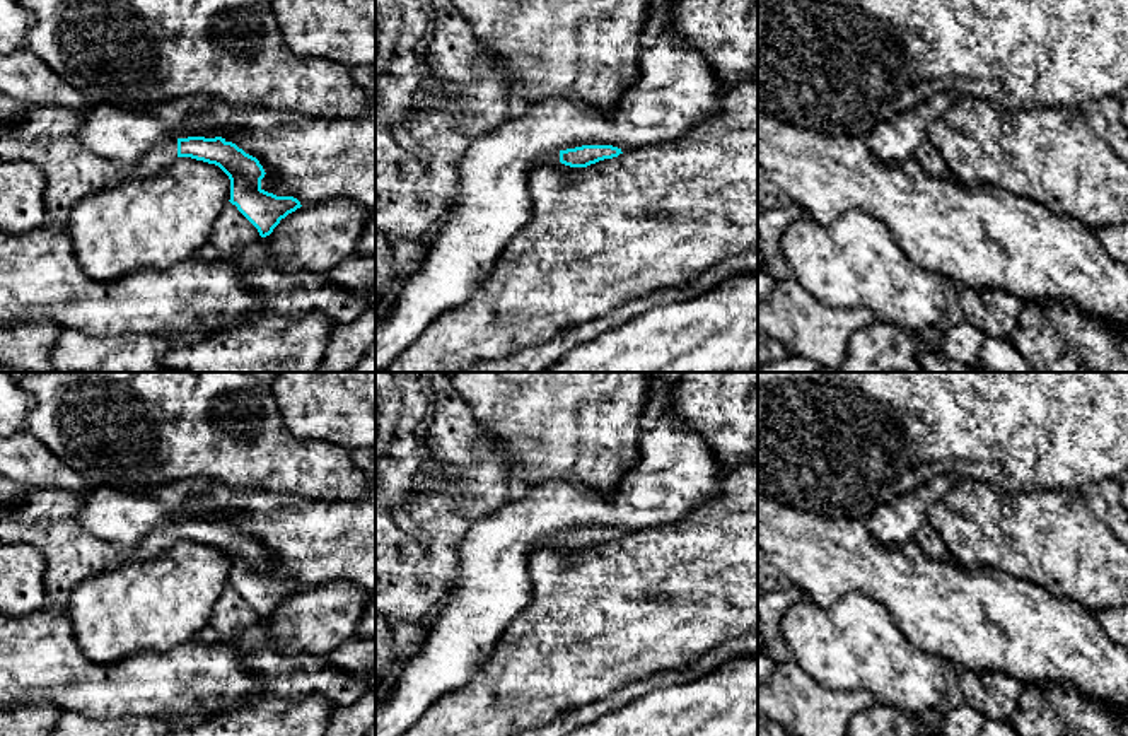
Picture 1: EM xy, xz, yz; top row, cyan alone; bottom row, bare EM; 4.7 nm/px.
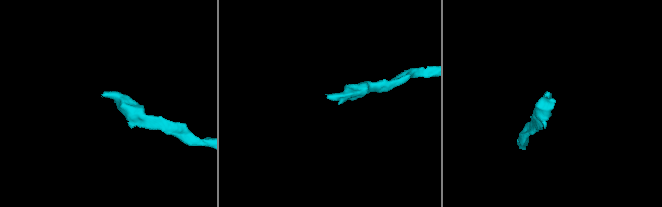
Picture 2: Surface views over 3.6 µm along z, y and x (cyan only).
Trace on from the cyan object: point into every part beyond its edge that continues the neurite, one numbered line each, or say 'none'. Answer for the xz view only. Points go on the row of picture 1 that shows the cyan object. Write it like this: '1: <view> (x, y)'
1: xz (552, 159)

